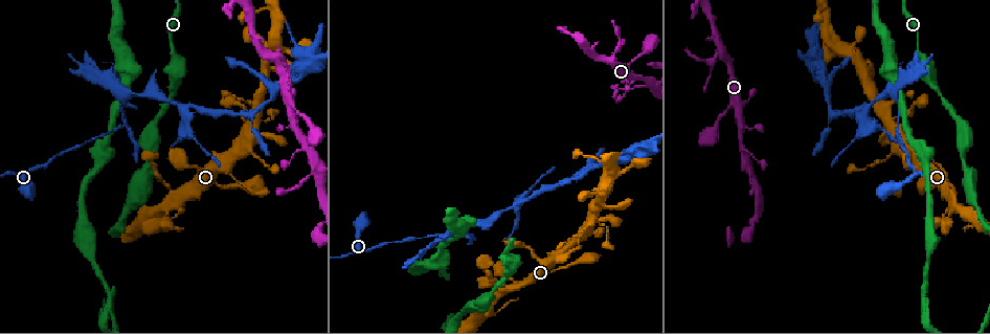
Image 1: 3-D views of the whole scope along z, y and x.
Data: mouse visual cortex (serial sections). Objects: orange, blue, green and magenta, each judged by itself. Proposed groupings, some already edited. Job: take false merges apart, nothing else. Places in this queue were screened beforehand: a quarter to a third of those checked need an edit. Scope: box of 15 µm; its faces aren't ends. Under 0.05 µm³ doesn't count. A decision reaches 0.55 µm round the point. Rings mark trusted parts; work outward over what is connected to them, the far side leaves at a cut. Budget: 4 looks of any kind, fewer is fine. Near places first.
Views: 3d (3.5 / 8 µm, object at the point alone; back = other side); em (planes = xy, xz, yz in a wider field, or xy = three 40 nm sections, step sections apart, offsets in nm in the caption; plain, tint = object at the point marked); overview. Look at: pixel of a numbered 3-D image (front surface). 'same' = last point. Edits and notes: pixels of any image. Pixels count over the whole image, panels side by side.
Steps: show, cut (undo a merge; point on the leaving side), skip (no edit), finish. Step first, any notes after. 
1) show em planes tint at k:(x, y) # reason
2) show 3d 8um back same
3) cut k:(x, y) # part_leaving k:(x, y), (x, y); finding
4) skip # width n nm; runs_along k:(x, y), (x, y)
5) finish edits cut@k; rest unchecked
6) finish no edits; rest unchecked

show 3d 8um at 1:(119, 127) # thin neck

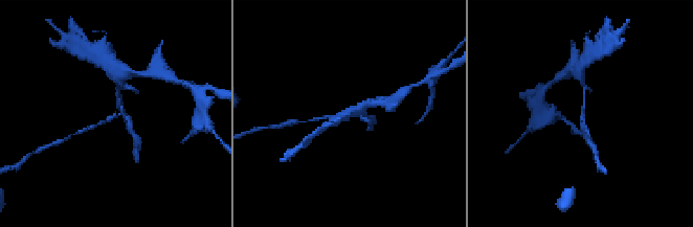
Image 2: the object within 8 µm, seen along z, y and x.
show 3d 3.5um at 2:(118, 115)

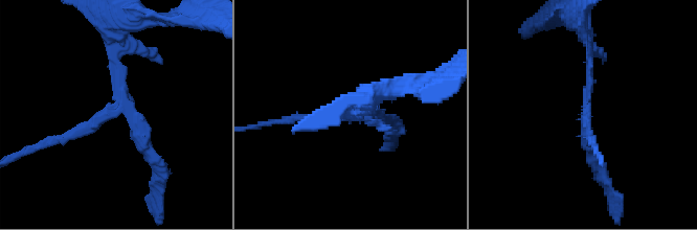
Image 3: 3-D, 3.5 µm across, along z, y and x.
cut 3:(112, 64) # arm_widths 100, 100, 150 nm; part_leaving 3:(119, 100), (122, 23); a second cell is stuck on

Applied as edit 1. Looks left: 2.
show em planes tint at 1:(609, 62) # thick turns thin

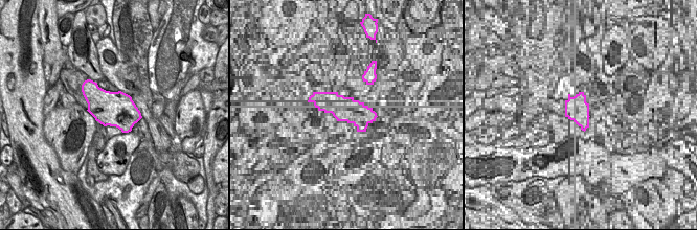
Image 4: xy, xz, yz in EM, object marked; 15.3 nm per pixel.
show 3d 3.5um same

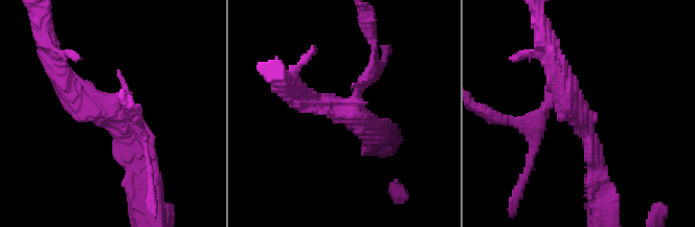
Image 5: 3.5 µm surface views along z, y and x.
cut 5:(520, 121) # width 550 nm; part_leaving 5:(545, 107), (532, 122), (489, 113); two cells meet here

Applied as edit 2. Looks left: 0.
finish edits cut@3, cut@5; rest unchecked

